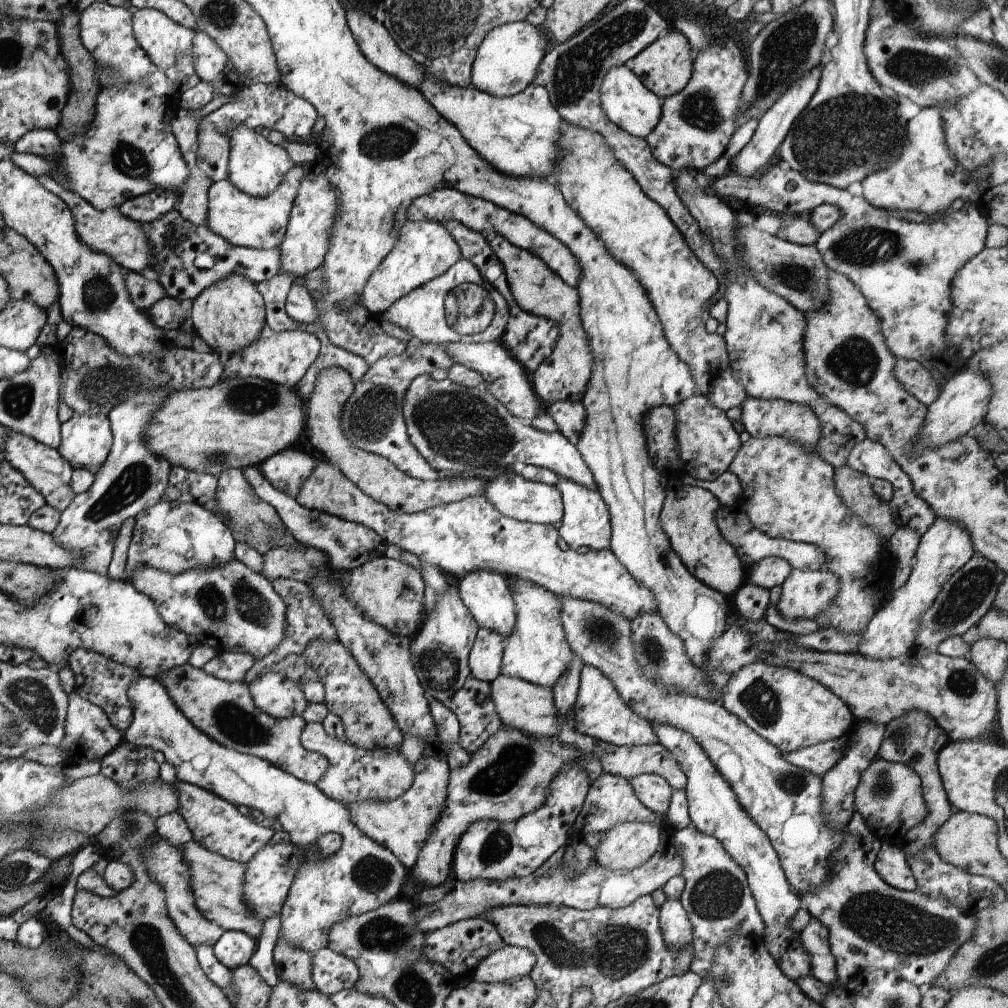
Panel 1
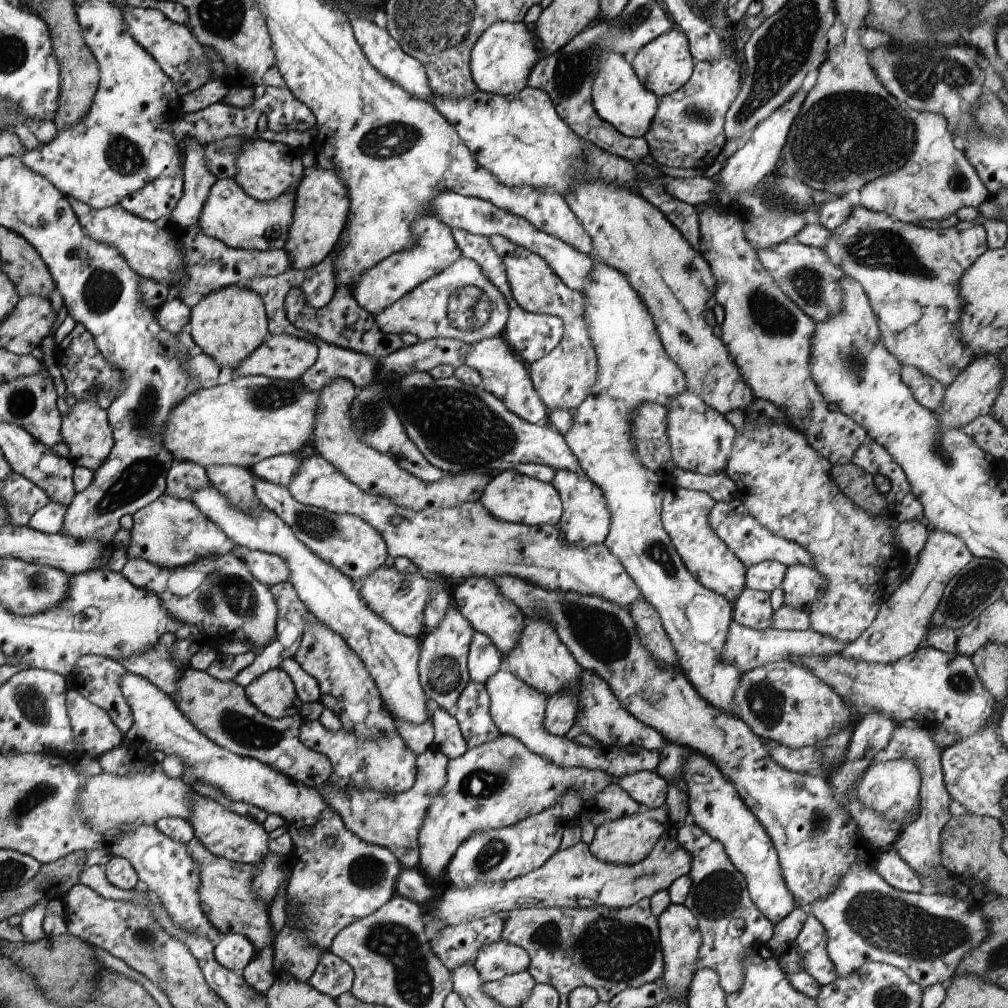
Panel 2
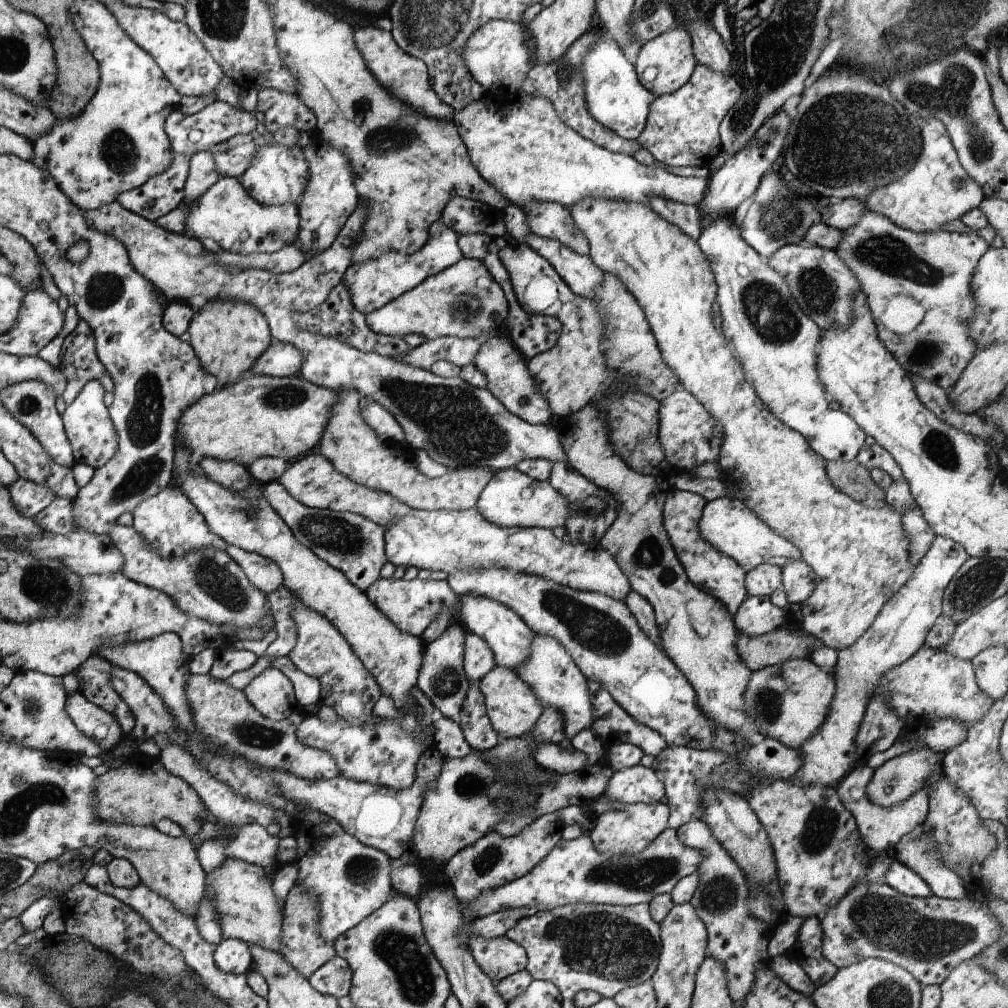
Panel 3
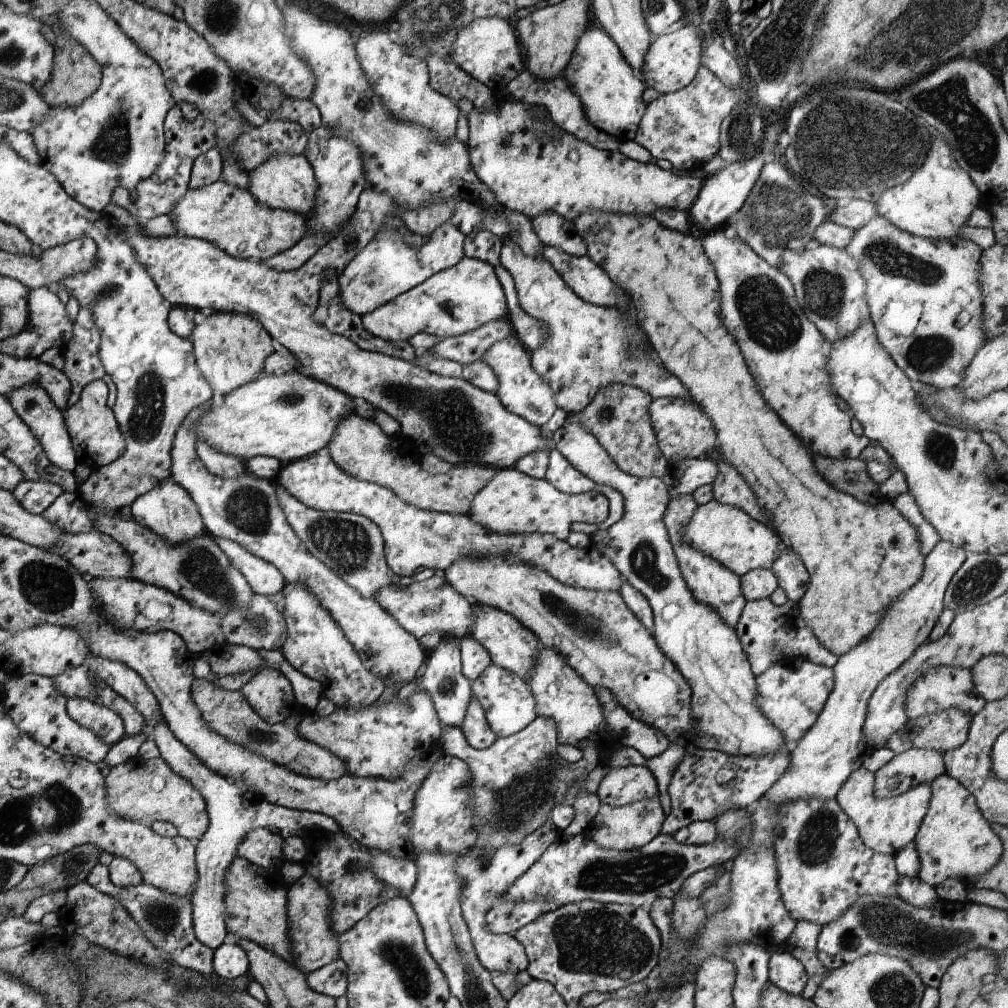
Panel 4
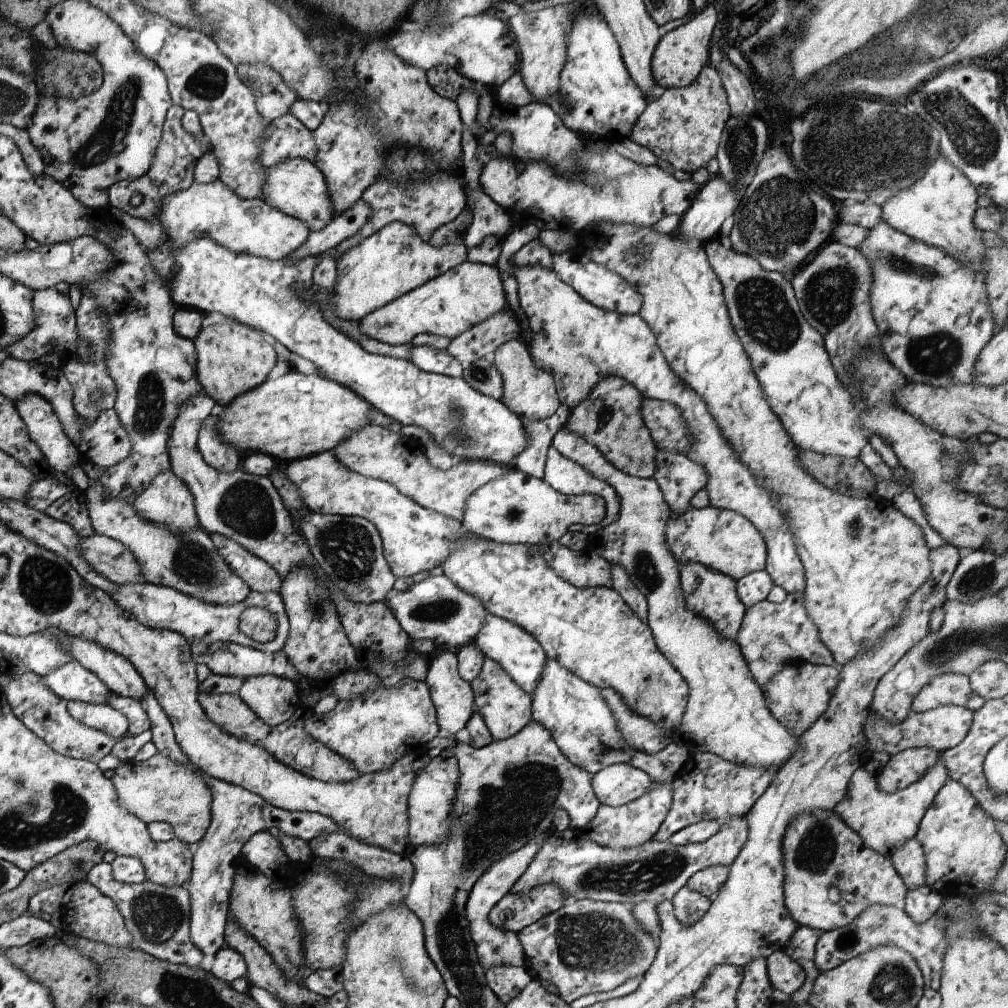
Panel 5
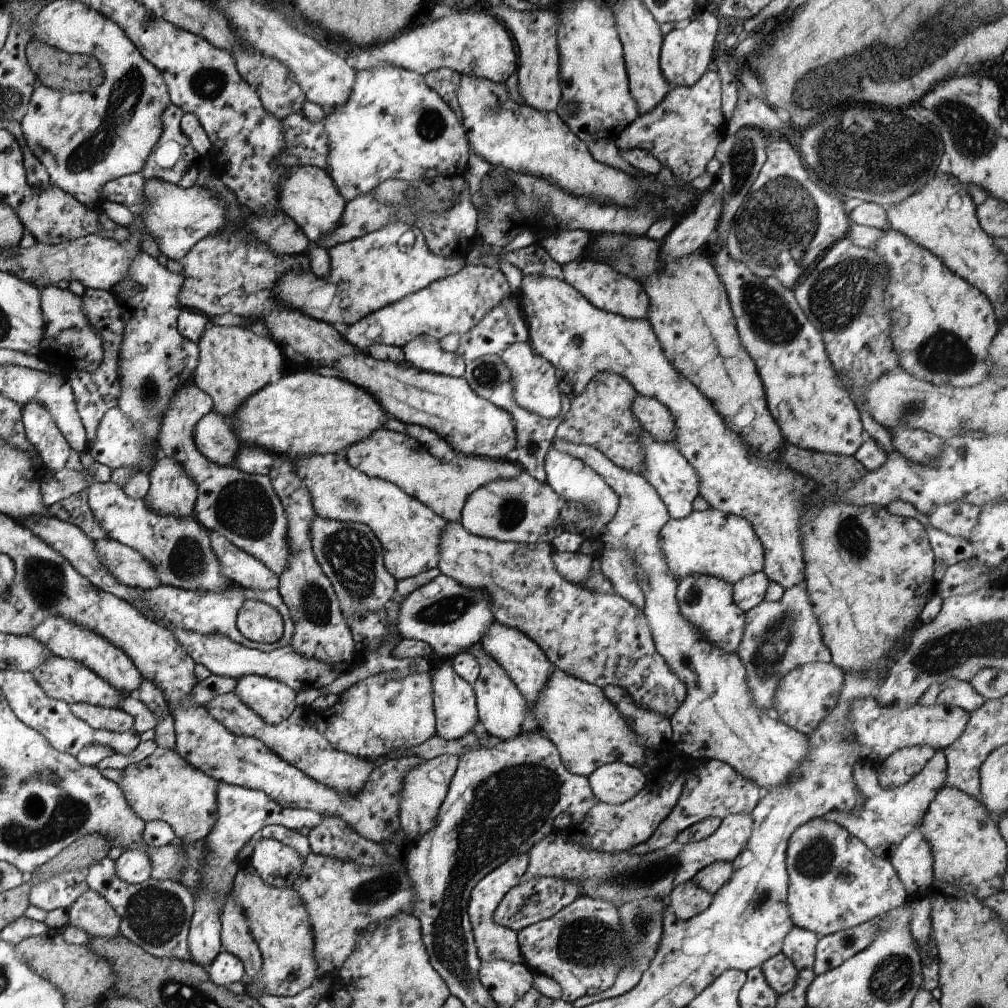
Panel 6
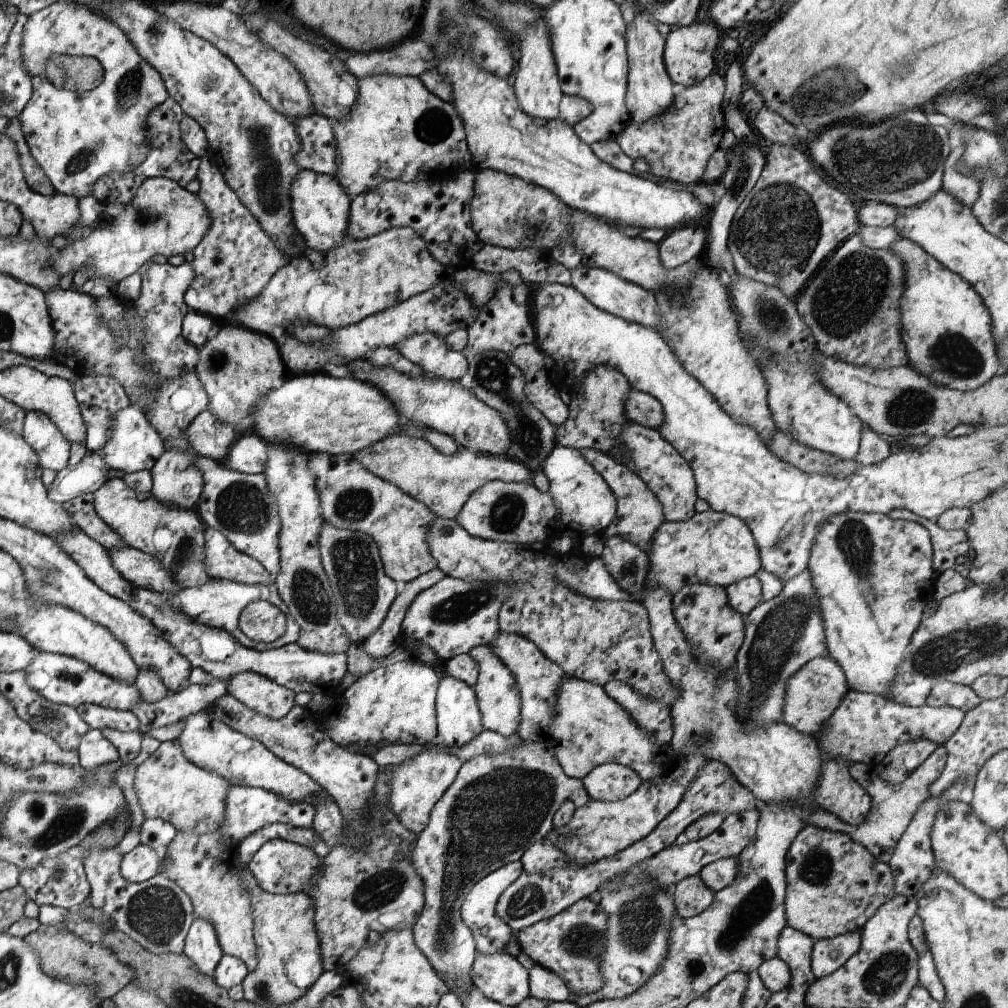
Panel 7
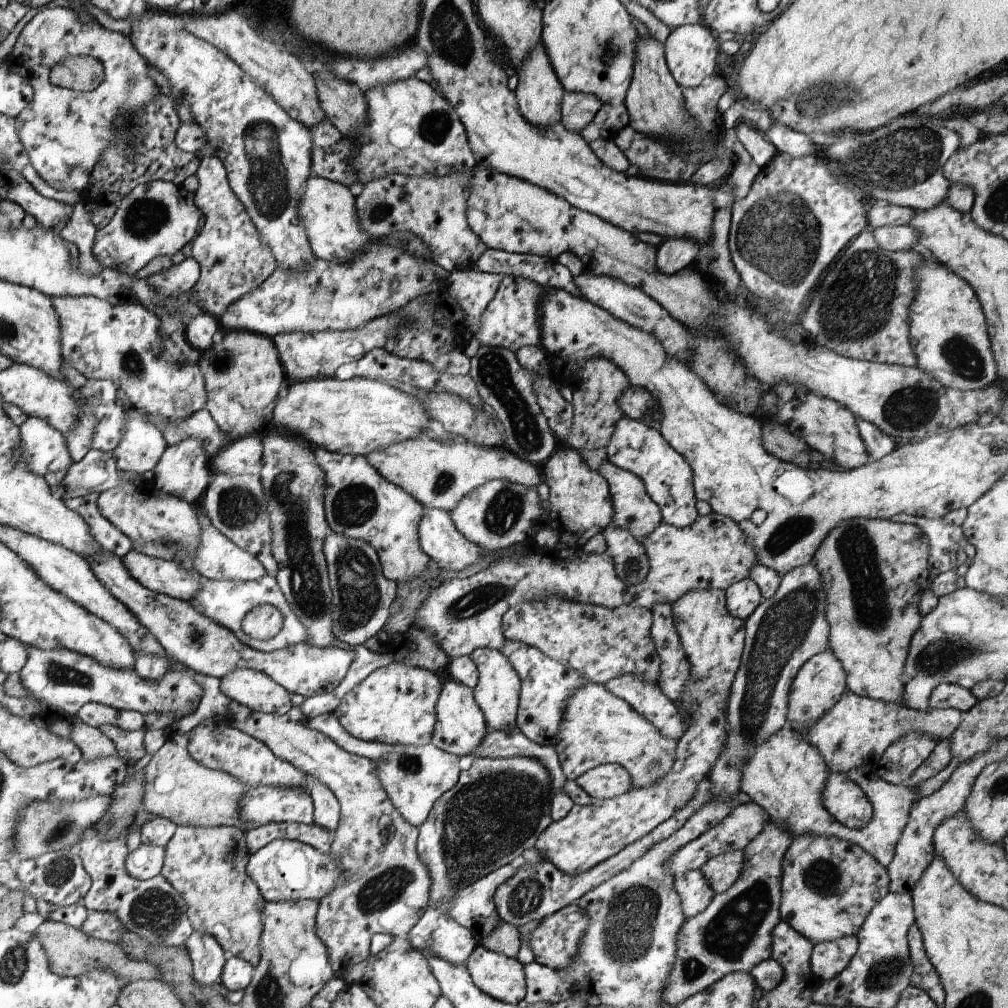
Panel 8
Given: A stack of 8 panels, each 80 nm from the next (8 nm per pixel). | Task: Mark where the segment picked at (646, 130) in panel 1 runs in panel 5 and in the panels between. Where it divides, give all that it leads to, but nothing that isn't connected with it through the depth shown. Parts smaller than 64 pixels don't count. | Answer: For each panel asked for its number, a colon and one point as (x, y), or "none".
2: (618, 97)
3: (615, 96)
4: (614, 98)
5: (603, 103)

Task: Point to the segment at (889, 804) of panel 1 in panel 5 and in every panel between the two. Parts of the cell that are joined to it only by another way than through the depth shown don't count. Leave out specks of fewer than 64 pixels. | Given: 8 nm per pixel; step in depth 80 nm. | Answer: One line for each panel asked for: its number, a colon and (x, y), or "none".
2: (892, 788)
3: (895, 781)
4: (915, 766)
5: (911, 764)

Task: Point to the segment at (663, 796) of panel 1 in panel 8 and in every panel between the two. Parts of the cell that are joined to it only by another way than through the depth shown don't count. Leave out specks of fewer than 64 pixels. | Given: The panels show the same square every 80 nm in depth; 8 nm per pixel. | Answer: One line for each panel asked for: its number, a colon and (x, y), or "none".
2: (648, 788)
3: (638, 784)
4: (620, 786)
5: (618, 784)
6: (615, 783)
7: (611, 782)
8: (609, 780)

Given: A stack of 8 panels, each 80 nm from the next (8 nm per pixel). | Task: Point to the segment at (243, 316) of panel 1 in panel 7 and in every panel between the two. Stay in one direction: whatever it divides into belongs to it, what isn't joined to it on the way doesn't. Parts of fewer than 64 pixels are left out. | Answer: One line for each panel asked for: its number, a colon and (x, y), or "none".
2: (228, 324)
3: (228, 335)
4: (230, 348)
5: (232, 358)
6: (235, 363)
7: (238, 366)

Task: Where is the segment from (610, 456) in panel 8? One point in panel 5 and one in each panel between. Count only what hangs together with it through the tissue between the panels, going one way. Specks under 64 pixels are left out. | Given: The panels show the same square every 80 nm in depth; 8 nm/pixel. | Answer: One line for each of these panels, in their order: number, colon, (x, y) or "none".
5: (680, 478)
6: (676, 481)
7: (645, 451)

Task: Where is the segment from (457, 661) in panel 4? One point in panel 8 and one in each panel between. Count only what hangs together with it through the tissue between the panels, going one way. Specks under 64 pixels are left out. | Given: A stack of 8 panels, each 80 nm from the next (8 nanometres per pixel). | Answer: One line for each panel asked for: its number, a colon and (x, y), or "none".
5: (452, 696)
6: (456, 713)
7: (459, 720)
8: (461, 726)

